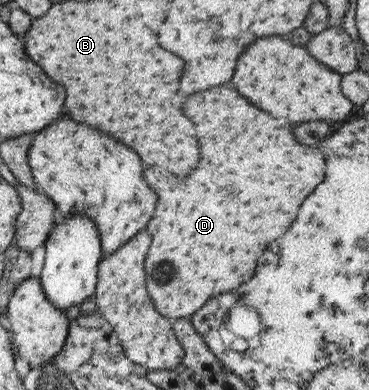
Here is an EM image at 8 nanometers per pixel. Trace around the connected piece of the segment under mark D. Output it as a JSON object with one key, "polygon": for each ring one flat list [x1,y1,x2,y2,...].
{"polygon":[[216,86,216,88,208,88,196,96,190,96,182,108,184,116,194,124,196,122,196,130,198,130,198,148,200,148,200,160,198,160,198,168,194,168,186,178,176,178,168,172,156,170,156,168,148,168,142,172,144,182,154,190,156,194,156,208,154,214,146,226,146,234,150,236,150,248,146,252,144,258,144,284,146,284,146,292,152,300,152,306,158,314,162,314,164,318,170,319,172,322,178,318,190,318,193,312,196,312,204,302,208,301,208,294,220,294,224,290,232,290,236,286,240,286,242,282,246,282,256,266,256,260,260,256,260,252,274,240,278,238,284,228,288,228,288,224,294,220,294,214,298,210,298,206,302,204,304,196,308,196,308,192,312,192,312,188,316,188,316,184,320,184,320,180,324,178,324,158,322,154,312,148,312,146,300,146,294,142,292,134,290,134,290,126,284,120,272,120,268,114,258,112,254,106,250,106,244,98,240,98,234,88,228,86]]}

